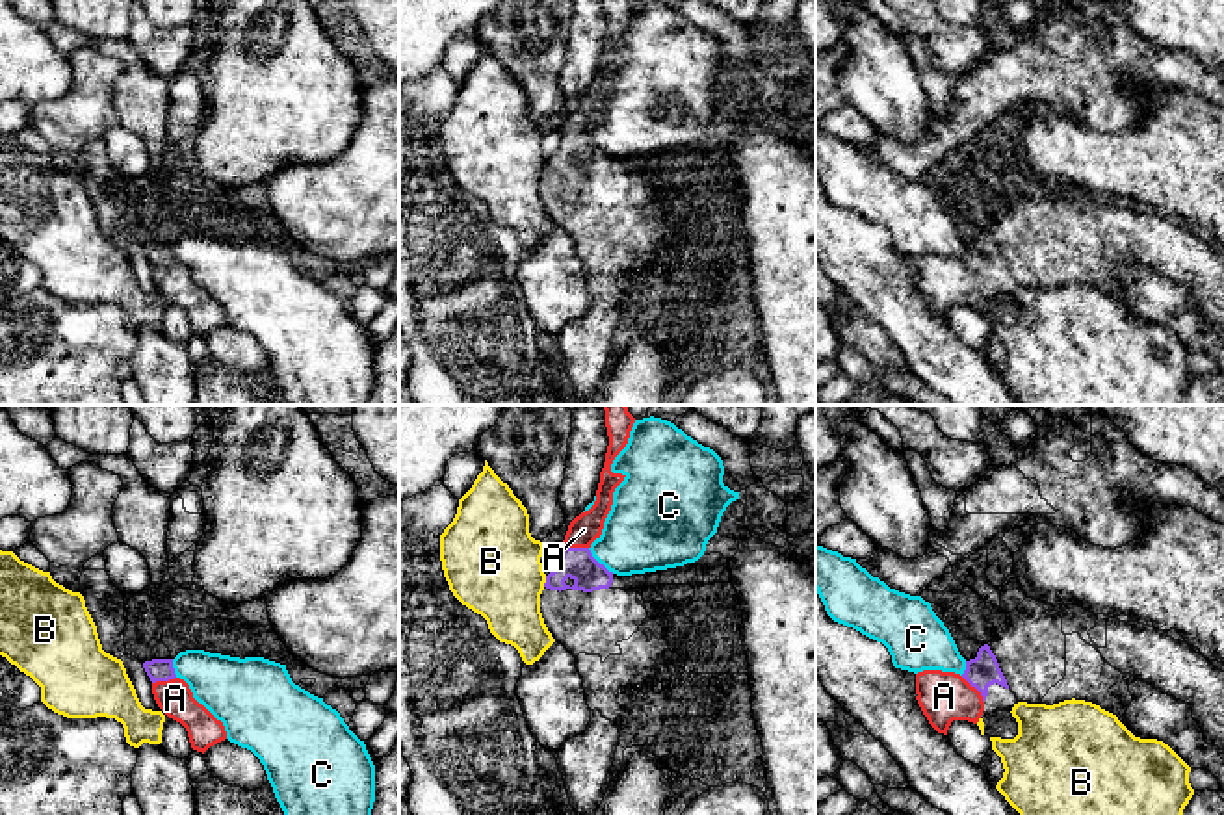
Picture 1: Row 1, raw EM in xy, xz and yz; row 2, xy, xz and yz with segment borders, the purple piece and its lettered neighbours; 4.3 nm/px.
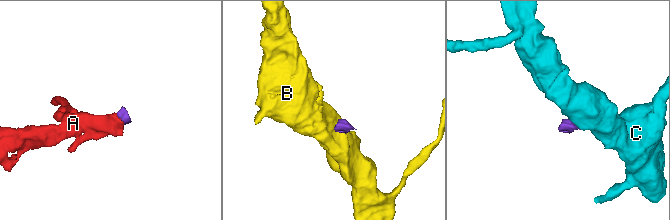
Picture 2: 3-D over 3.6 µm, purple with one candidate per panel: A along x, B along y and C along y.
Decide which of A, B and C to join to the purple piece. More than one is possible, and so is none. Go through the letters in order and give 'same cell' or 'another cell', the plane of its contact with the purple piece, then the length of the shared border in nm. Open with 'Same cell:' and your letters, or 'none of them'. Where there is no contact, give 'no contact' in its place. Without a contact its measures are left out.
Same cell: none of them
A: another cell; meets purple in yz; contact 160 nm long
B: another cell; meets purple in xz; contact 50 nm long
C: another cell; meets purple in xz; contact 160 nm long

